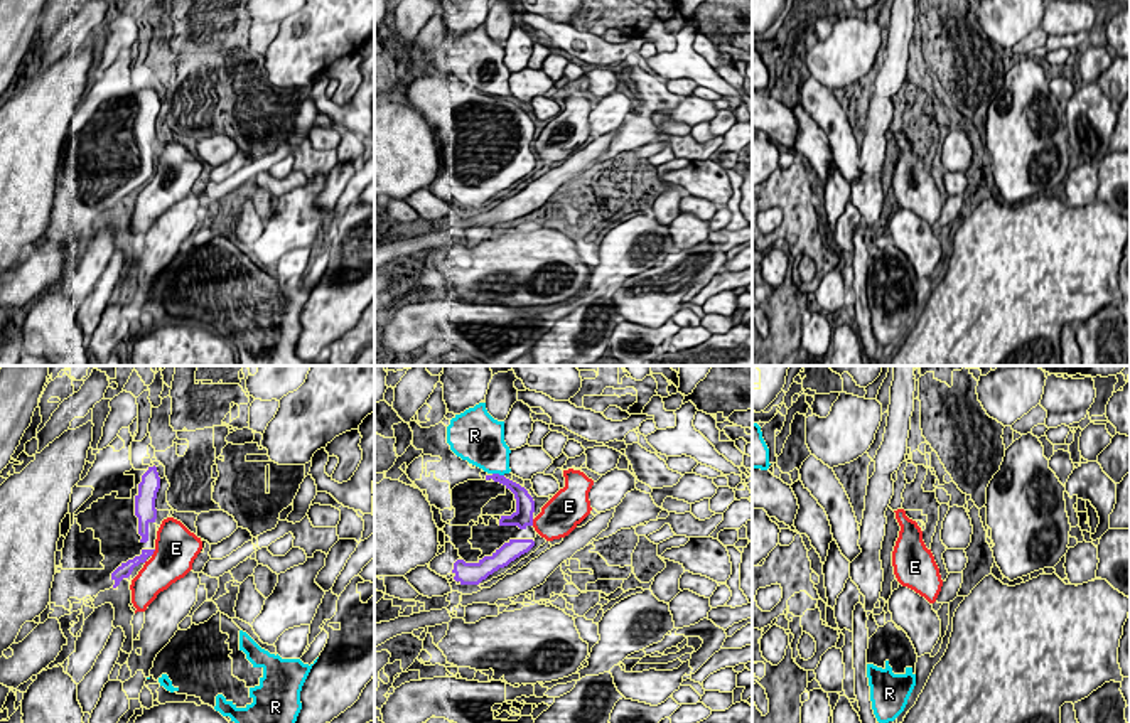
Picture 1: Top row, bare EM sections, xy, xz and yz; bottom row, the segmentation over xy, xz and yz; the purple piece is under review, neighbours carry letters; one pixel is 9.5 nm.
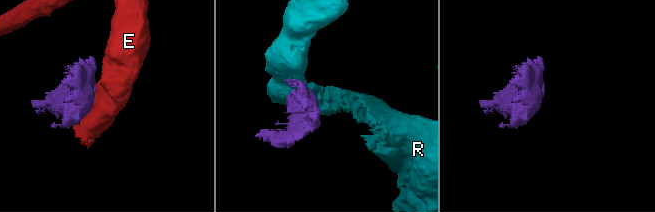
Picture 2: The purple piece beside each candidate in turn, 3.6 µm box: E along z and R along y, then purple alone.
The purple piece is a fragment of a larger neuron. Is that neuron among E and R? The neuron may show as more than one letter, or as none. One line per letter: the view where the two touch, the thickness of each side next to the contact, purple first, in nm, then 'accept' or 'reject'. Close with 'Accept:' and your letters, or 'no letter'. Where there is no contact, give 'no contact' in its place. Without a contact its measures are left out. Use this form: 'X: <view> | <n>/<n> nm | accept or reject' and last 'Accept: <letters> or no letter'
E: xy | 90/420 nm | accept
R: xz | 120/380 nm | reject
Accept: E

